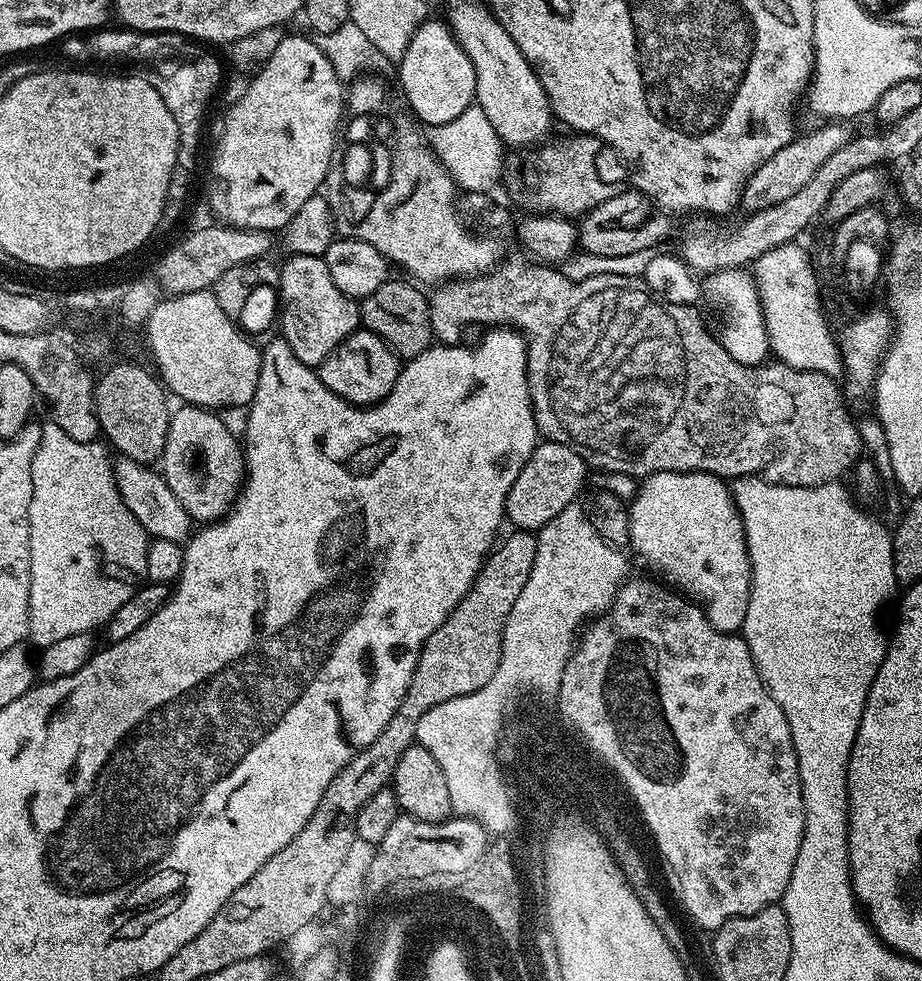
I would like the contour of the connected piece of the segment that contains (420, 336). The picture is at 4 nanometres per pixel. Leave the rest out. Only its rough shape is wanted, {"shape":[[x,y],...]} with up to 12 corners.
{"shape":[[390,278],[359,301],[360,323],[397,356],[434,340],[429,297]]}

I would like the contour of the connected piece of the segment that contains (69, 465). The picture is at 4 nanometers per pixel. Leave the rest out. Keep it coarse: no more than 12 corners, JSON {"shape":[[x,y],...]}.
{"shape":[[45,423],[28,640],[92,632],[134,594],[149,534],[103,443]]}

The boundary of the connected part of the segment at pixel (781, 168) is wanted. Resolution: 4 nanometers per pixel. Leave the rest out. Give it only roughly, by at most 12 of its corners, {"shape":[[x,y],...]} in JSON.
{"shape":[[844,122],[797,135],[740,196],[745,213],[791,198],[846,146]]}

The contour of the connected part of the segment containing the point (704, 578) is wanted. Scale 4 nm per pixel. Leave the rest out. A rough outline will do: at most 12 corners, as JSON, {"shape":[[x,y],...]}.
{"shape":[[655,472],[631,551],[739,633],[752,567],[729,485]]}

